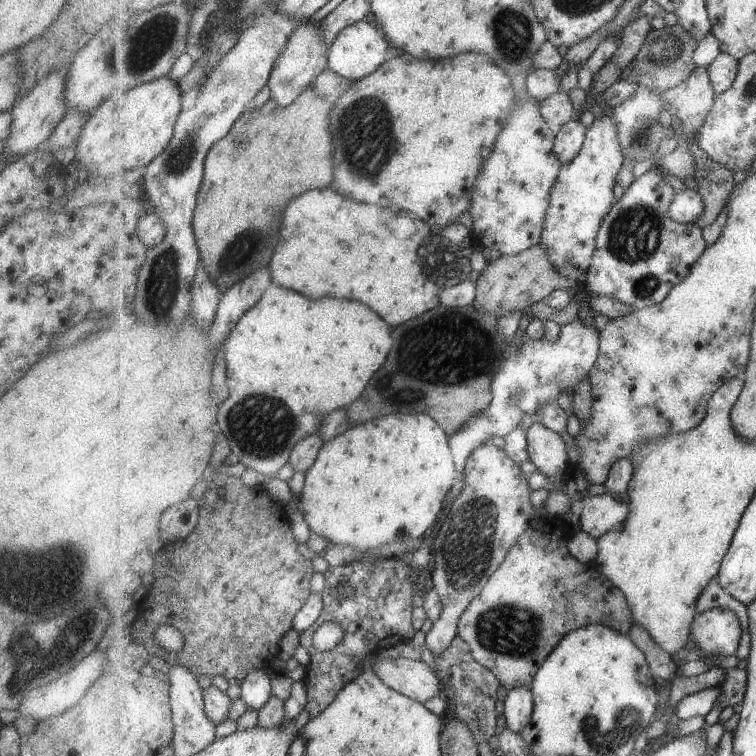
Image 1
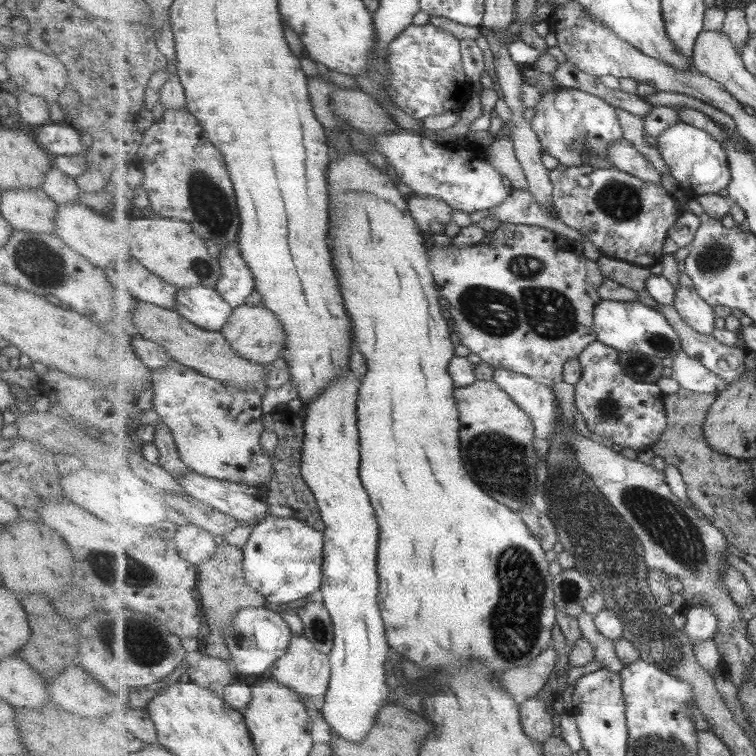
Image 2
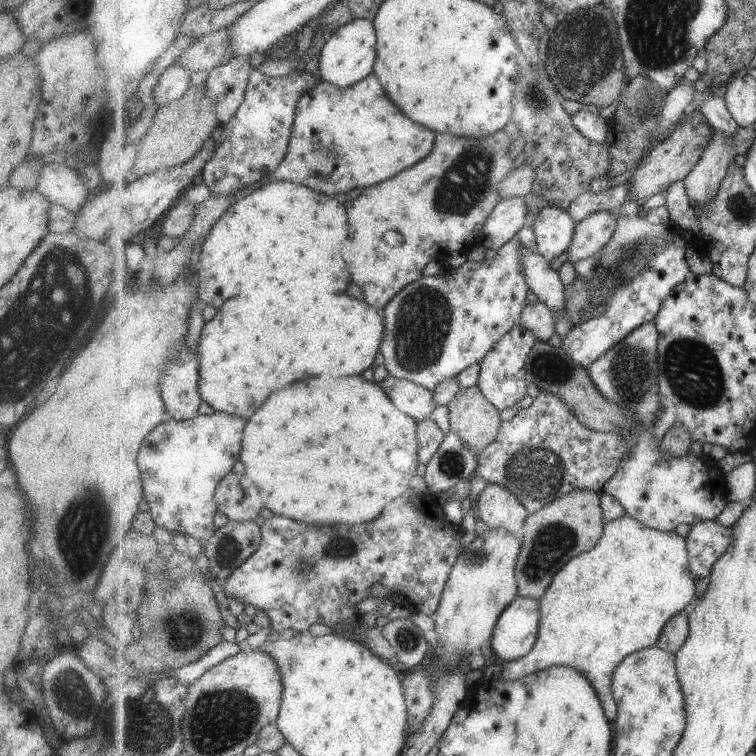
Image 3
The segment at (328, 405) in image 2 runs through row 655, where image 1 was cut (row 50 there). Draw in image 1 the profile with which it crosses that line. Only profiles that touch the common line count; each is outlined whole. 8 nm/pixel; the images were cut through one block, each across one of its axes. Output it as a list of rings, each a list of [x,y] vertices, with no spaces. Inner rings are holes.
[[[359,21],[345,28],[333,42],[328,56],[328,66],[332,71],[350,79],[352,82],[373,74],[387,62],[390,42],[383,36],[381,28],[374,28],[369,22]]]

